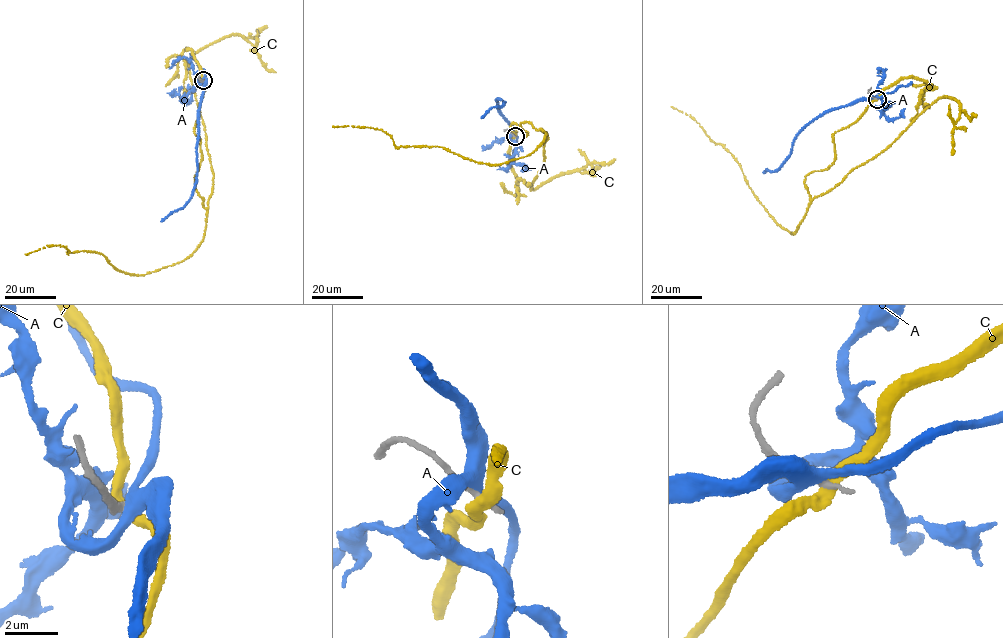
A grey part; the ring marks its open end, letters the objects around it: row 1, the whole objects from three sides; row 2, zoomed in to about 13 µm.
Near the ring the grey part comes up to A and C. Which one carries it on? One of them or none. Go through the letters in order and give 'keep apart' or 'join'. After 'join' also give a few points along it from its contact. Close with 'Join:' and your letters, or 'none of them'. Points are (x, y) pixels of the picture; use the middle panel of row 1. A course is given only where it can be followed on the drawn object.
A: keep apart
C: keep apart
Join: none of them

